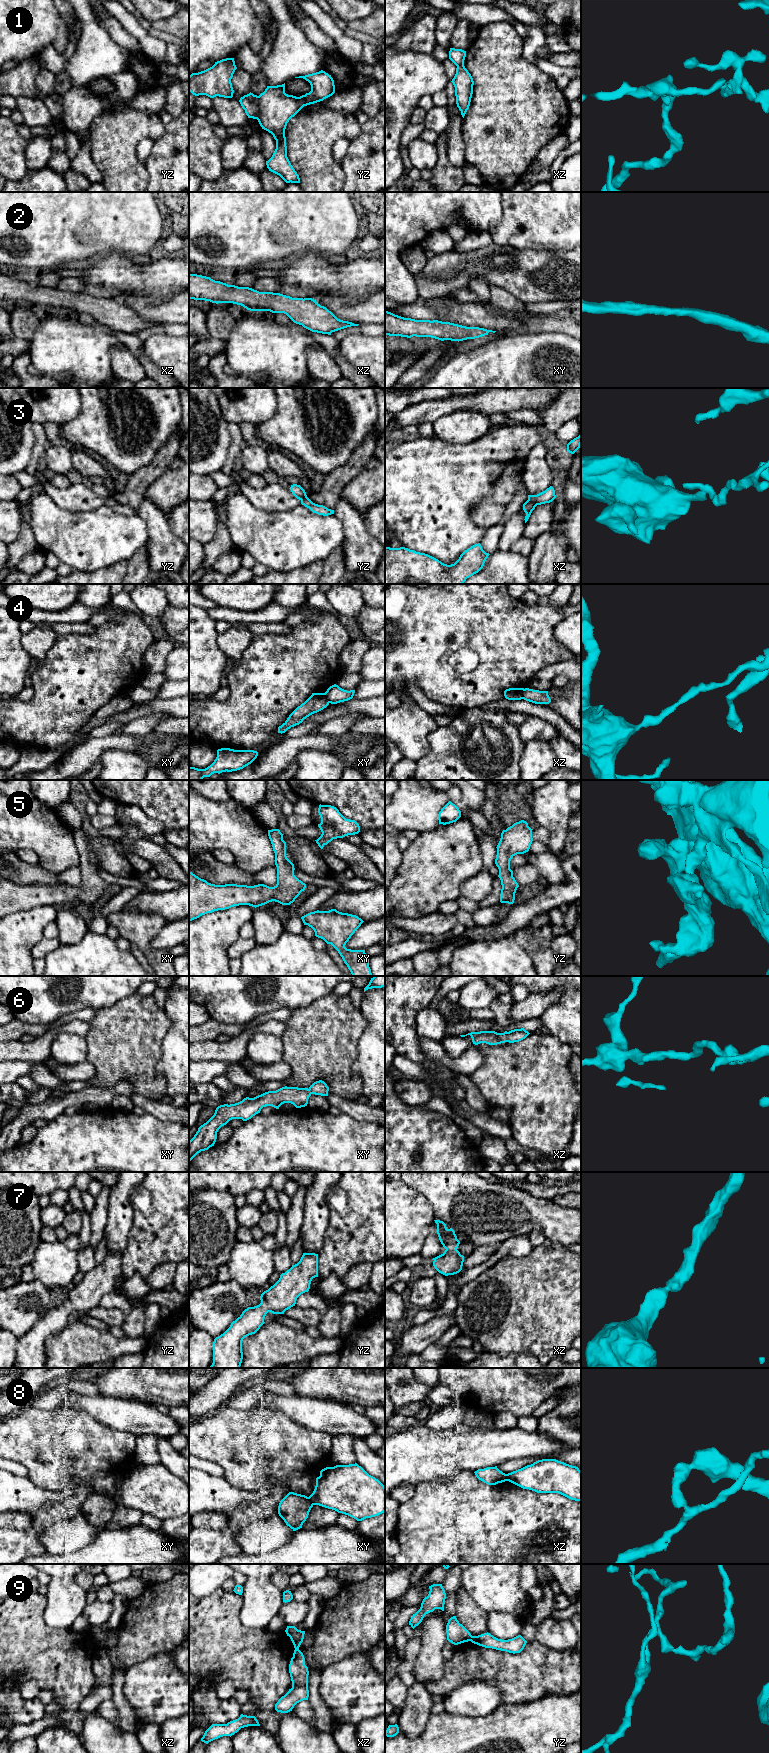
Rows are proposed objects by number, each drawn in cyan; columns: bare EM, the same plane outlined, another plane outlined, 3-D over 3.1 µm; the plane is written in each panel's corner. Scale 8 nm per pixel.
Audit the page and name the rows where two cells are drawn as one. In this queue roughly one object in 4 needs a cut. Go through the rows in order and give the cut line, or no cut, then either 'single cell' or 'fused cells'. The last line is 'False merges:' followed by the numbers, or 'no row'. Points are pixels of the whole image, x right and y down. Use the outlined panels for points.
1: yz (258, 96), (258, 116), (256, 118) | fused cells
2: no cut | single cell
3: xz (528, 499), (536, 505) | fused cells
4: xy (323, 693), (329, 702) | fused cells
5: no cut | single cell
6: no cut | single cell
7: no cut | single cell
8: xy (308, 1497), (313, 1504) | fused cells
9: yz (472, 1636), (469, 1640) | fused cells
False merges: 1, 3, 4, 8, 9

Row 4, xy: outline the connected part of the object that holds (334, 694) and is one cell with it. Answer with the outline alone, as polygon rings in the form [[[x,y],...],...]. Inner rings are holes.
[[[334,684],[330,686],[324,694],[328,699],[329,703],[337,704],[352,699],[354,693],[355,690],[347,691]]]

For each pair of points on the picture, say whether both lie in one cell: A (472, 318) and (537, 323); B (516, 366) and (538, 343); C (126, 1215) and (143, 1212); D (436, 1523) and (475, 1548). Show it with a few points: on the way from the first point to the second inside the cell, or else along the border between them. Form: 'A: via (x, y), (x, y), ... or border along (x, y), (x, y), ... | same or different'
A: via (488, 318), (521, 325) | same
B: via (522, 360), (533, 349) | same
C: border along (134, 1190), (130, 1196), (133, 1224), (128, 1237) | different
D: via (446, 1531), (454, 1534), (465, 1545) | same

